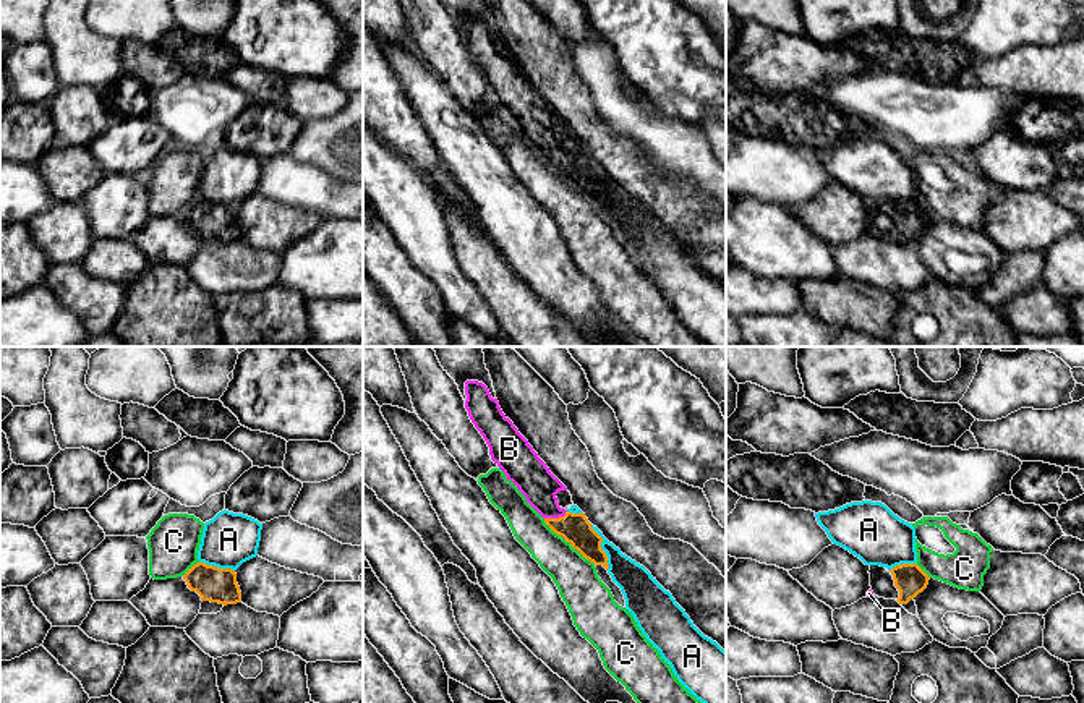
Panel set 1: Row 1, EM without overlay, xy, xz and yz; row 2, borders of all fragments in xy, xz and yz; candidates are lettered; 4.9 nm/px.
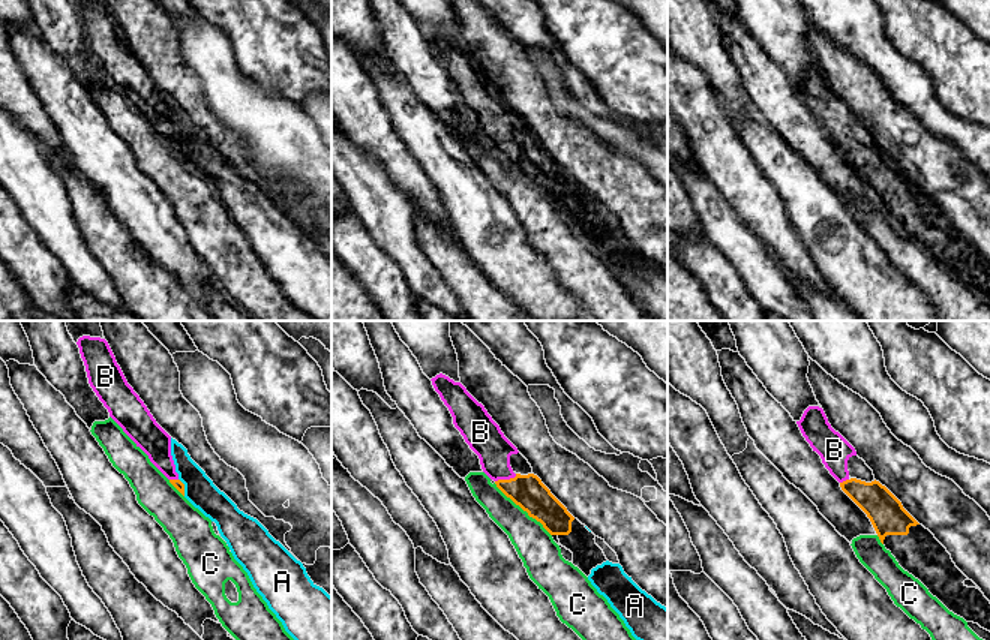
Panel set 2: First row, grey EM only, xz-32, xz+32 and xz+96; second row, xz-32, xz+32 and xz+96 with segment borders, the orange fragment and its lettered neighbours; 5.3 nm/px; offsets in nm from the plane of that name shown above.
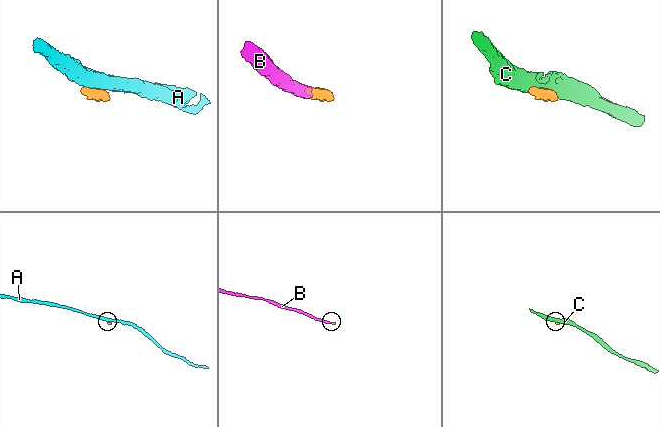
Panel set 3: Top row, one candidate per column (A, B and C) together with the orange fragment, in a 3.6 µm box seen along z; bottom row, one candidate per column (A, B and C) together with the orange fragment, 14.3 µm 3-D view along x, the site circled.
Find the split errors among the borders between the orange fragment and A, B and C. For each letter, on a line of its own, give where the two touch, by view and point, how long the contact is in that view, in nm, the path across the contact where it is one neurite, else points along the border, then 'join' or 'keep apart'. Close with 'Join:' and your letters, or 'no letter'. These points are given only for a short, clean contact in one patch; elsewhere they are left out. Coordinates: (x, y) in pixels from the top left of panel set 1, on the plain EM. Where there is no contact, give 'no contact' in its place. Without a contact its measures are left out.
A: meets orange in xz at (600, 185); contact 240 nm long; border along xz (590, 162), (601, 175), (608, 206); keep apart
B: meets orange in xz at (556, 156); contact 120 nm long; runs through xz (576, 166), (556, 156), (532, 114); join
C: meets orange in xz at (569, 178); contact 340 nm long; border along xz (543, 156), (556, 170), (595, 201); keep apart
Join: B

